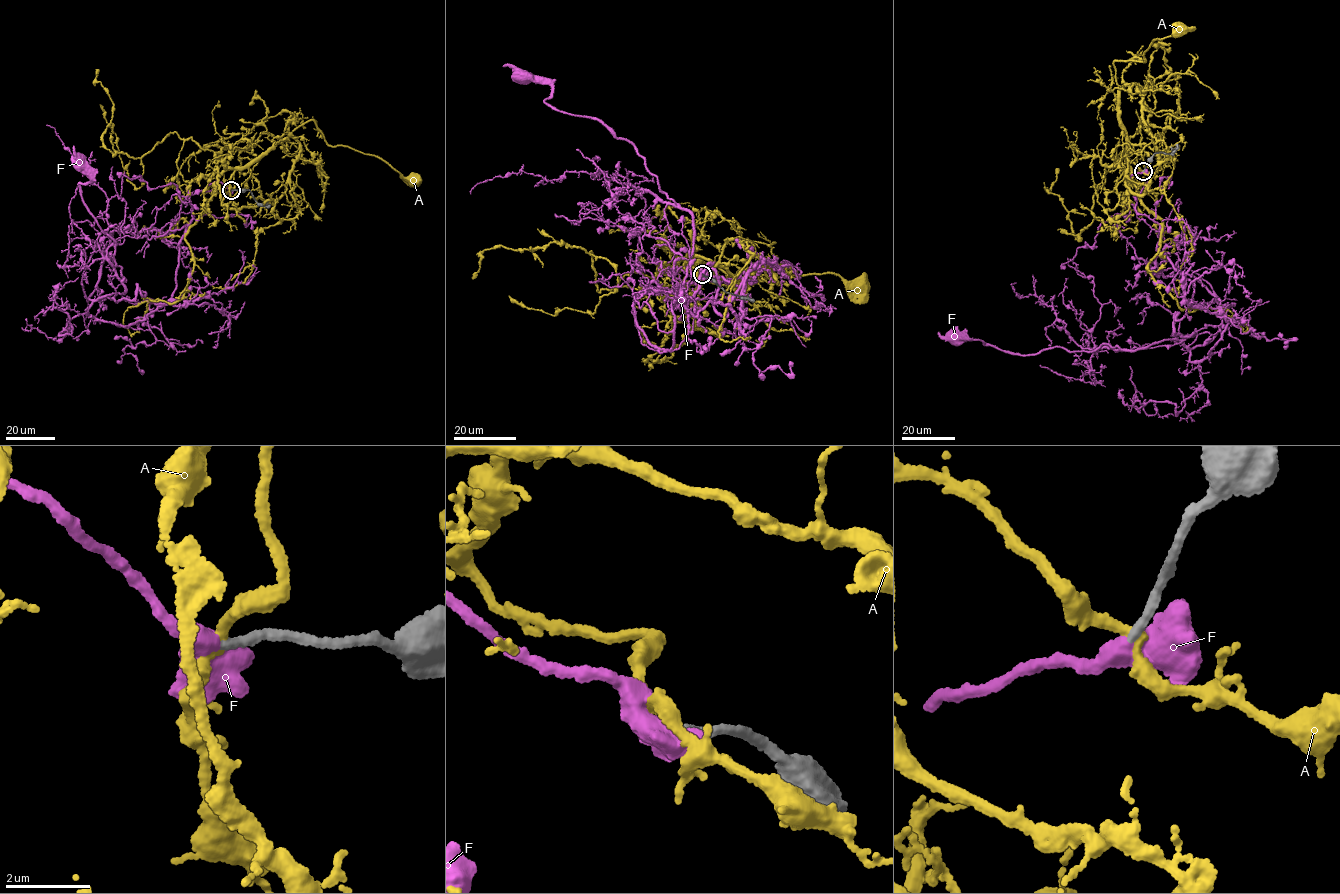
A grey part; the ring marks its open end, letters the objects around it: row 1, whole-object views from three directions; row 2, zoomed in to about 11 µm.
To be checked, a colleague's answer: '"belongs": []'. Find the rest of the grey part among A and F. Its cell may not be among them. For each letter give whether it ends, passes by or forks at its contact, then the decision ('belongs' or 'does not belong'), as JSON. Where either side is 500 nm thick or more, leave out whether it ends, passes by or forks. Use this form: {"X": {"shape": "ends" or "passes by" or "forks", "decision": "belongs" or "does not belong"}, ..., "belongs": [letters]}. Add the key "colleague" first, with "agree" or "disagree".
{"colleague": "disagree", "A": {"shape": "passes by", "decision": "does not belong"}, "F": {"shape": "passes by", "decision": "belongs"}, "belongs": ["F"]}

